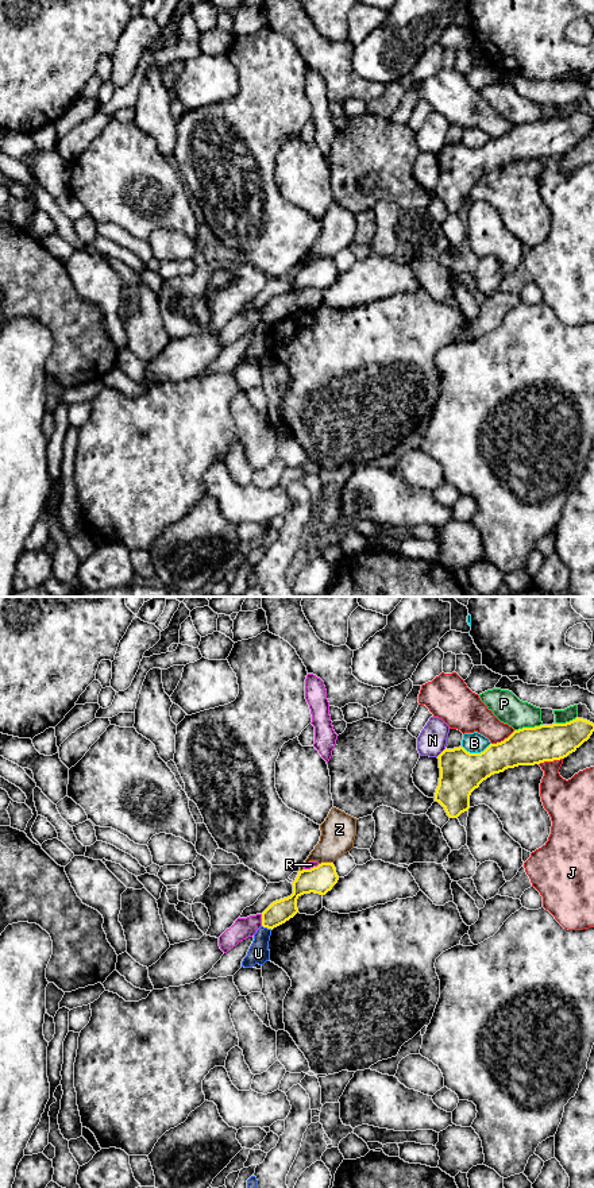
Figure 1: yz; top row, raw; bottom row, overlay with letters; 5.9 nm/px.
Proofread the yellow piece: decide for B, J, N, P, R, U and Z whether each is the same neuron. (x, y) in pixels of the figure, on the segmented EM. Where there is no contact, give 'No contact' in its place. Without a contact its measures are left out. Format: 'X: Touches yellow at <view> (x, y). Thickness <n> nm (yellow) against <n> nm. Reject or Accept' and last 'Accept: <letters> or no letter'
B: Touches yellow at yz (475, 753). Thickness 260 nm (yellow) against 130 nm. Reject
J: Touches yellow at yz (550, 760). Thickness 220 nm (yellow) against 240 nm. Reject
N: Touches yellow at yz (442, 752). Thickness 260 nm (yellow) against 170 nm. Reject
P: Touches yellow at yz (528, 728). Thickness 220 nm (yellow) against 170 nm. Reject
R: Touches yellow at yz (262, 920). Thickness 140 nm (yellow) against 130 nm. Reject
U: Touches yellow at yz (267, 928). Thickness 140 nm (yellow) against 130 nm. Reject
Z: Touches yellow at yz (326, 863). Thickness 170 nm (yellow) against 200 nm. Reject
Accept: no letter

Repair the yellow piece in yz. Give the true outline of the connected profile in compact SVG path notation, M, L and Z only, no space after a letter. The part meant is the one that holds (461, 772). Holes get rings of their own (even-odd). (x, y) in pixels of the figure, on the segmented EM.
M576 717L566 724L514 730L481 753L470 753L463 747L446 748L437 756L440 778L435 801L450 818L458 818L470 809L471 792L491 775L518 765L564 759L587 741L593 732L593 722Z

